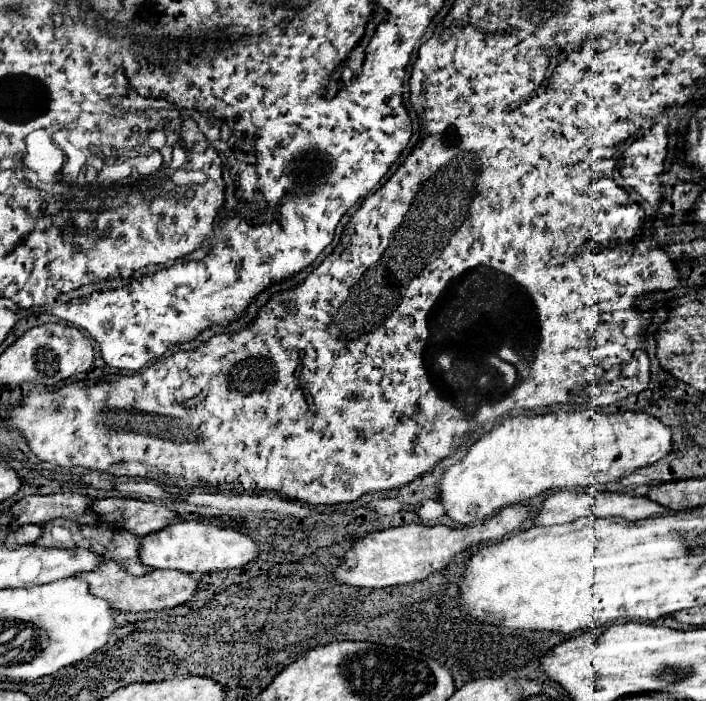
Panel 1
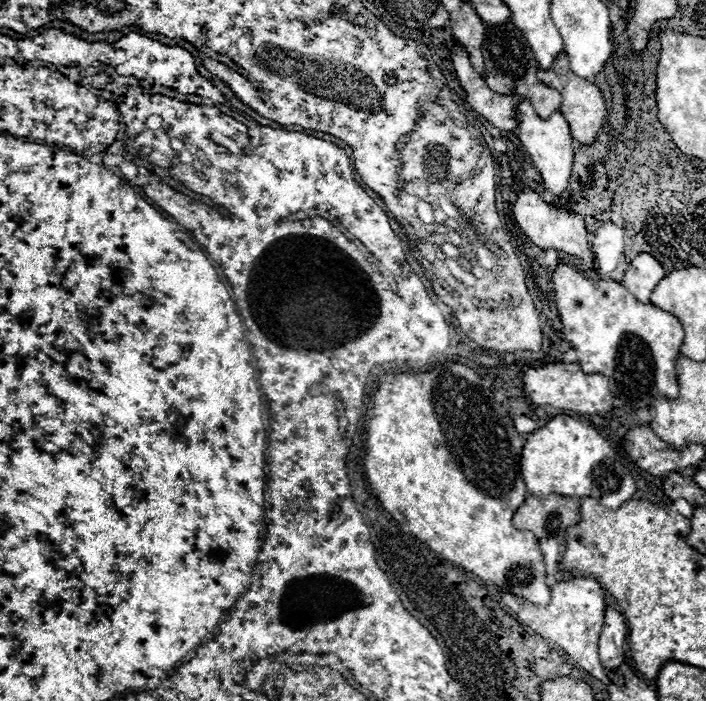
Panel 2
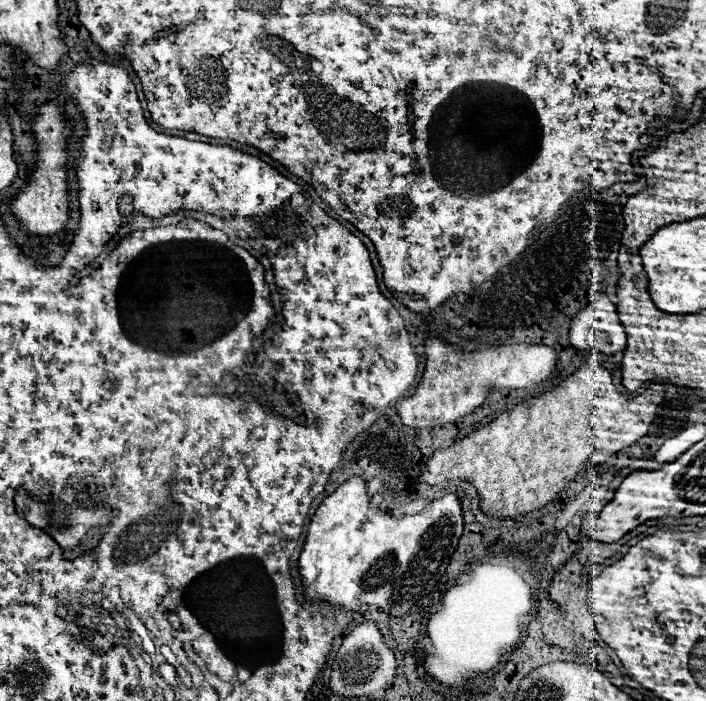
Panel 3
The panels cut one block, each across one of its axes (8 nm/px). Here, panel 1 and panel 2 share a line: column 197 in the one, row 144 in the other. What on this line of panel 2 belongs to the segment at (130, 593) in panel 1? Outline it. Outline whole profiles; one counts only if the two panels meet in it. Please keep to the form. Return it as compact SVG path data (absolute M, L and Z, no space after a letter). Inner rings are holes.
M562 52L558 58L556 58L556 64L552 64L552 68L548 72L540 70L538 72L538 78L540 82L544 82L546 86L558 90L562 94L562 106L560 106L560 112L562 116L566 118L566 122L570 124L570 130L572 130L572 136L574 140L578 140L582 146L590 146L592 142L596 142L598 138L598 132L602 128L602 122L604 122L604 116L606 116L606 104L604 104L604 98L598 90L598 86L590 84L588 80L580 80L568 66L568 58L566 54Z

